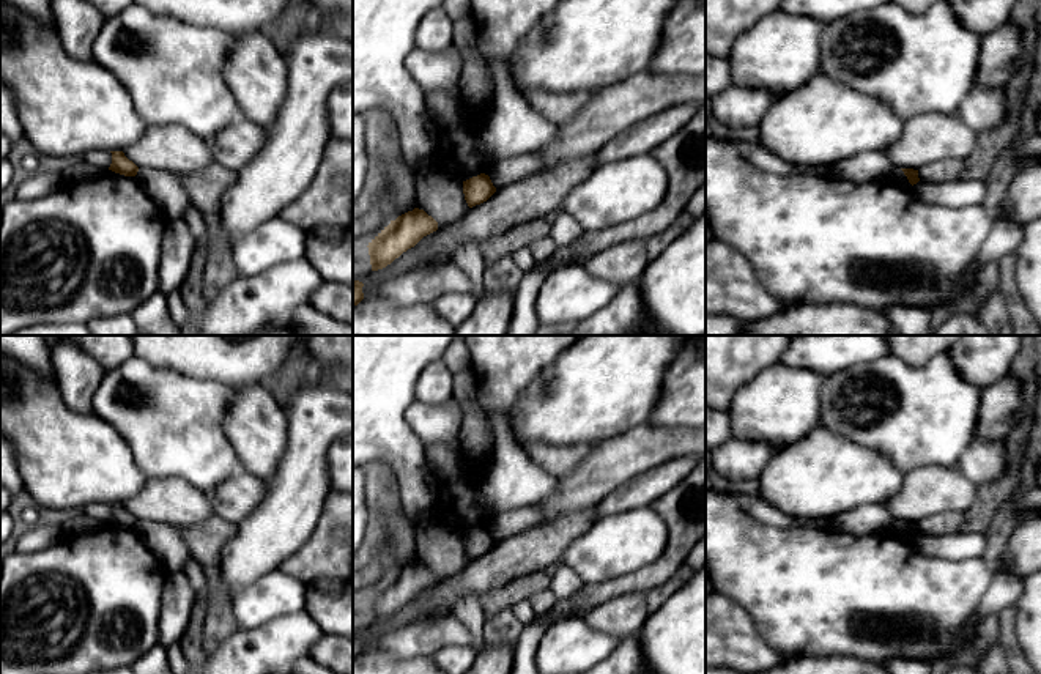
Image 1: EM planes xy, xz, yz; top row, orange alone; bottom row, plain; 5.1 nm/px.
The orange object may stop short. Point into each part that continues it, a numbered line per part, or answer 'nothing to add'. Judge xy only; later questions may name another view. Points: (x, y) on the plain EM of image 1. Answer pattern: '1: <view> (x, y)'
nothing to add

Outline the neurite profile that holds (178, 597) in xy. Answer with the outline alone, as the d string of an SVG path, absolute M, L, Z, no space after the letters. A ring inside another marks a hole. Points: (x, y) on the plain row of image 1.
M167 572L159 614L159 644L169 647L183 638L197 602L184 572Z

